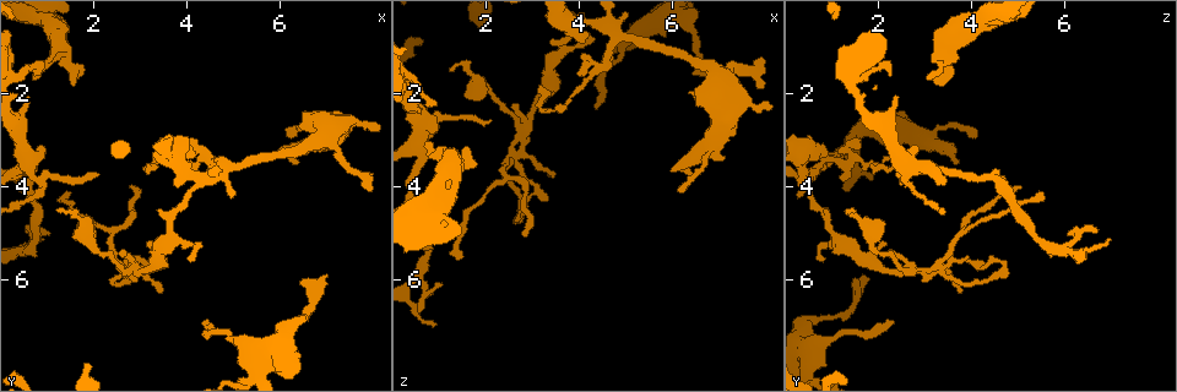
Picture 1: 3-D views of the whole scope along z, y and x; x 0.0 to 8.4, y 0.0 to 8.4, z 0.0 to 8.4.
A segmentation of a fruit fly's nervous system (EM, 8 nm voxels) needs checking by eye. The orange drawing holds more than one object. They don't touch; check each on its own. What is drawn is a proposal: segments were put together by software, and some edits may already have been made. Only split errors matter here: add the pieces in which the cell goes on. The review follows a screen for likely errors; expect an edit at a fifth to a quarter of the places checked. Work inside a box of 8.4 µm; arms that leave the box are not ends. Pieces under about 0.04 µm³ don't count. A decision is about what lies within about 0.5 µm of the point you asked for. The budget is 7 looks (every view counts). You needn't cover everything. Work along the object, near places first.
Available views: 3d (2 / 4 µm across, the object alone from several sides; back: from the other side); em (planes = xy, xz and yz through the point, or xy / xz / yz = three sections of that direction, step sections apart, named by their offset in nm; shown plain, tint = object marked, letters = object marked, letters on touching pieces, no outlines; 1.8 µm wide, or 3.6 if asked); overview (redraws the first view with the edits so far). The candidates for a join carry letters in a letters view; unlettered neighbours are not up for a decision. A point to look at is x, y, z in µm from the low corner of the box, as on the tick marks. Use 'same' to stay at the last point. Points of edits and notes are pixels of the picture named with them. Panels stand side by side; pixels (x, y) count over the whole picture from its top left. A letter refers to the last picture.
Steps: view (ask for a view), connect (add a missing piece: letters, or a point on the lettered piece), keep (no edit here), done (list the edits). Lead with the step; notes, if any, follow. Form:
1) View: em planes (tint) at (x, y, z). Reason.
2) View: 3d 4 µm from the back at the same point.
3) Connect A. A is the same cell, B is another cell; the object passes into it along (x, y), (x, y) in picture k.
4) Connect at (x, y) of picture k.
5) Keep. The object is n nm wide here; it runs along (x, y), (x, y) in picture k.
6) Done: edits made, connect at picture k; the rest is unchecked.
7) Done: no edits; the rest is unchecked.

View: 3d 4 µm at (6.75, 3.15, 3.20). Calibre changes.

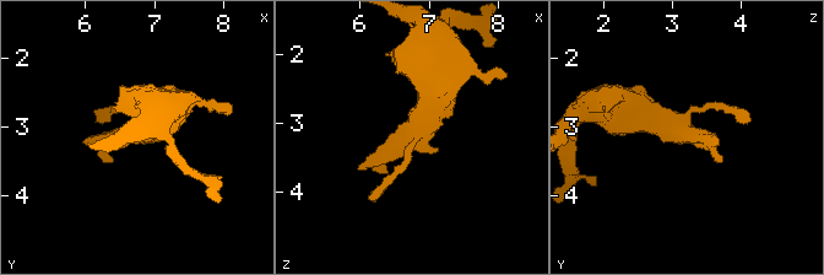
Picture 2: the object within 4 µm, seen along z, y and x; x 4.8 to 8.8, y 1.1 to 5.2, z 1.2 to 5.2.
View: em 3.6 µm planes (tint) at (6.75, 3.10, 3.15).

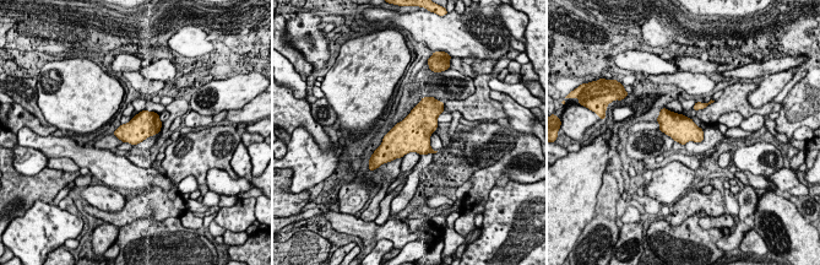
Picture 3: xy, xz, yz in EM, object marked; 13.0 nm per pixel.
View: em 3.6 µm planes (letters) at the same point. What lies round it.

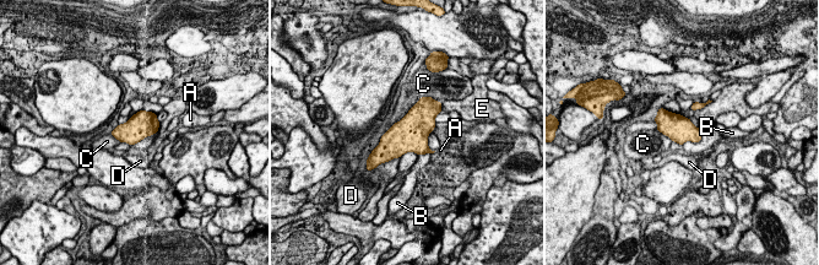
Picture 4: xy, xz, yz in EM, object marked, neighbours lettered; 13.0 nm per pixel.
Keep. The longest contact is with C, 700 nm; A, B, C, D and E are other cells; no lettered piece goes on from it.

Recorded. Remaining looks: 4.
View: 3d 4 µm at (7.00, 5.95, 1.65). An open end.

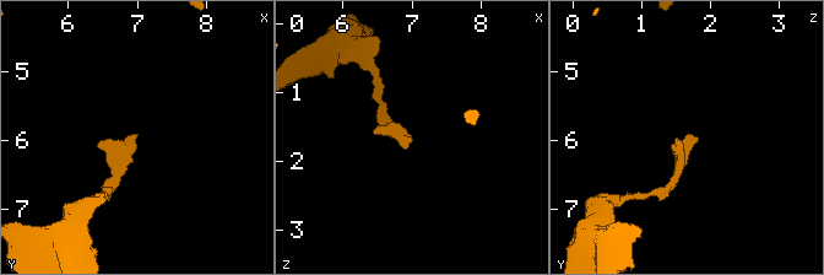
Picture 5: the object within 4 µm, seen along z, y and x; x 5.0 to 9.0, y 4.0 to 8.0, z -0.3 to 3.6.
View: em 3.6 µm xy step 8 (tint) at (7.00, 5.95, 1.65). Now the EM.

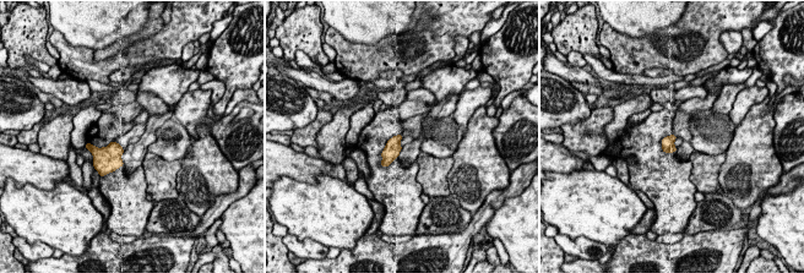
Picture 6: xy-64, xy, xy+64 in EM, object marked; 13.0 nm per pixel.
View: em 3.6 µm planes (letters) at the same point. Another direction.

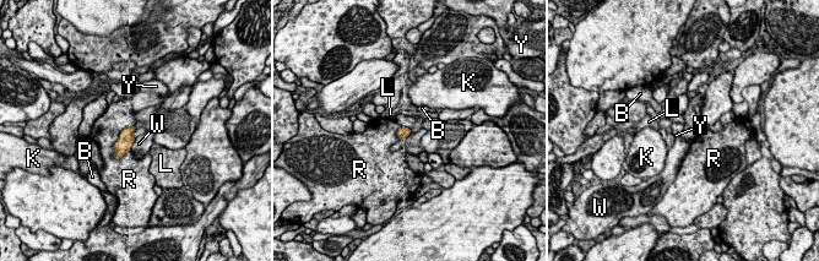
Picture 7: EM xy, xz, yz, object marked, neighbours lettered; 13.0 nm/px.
Keep. The longest contact is with R, 550 nm; B, K, L, R, W and Y are other cells; none of them fits.

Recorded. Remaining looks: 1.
View: em yz step 16 (letters) at (2.95, 5.75, 2.65). Four or more arms meet.

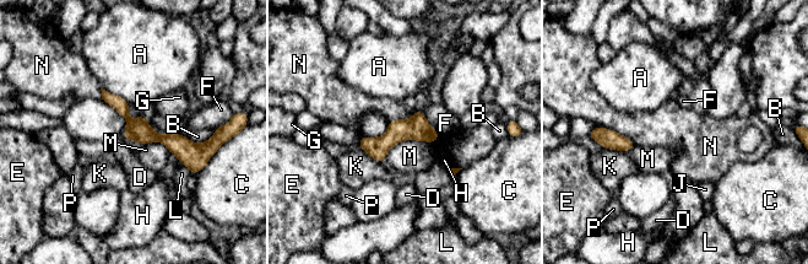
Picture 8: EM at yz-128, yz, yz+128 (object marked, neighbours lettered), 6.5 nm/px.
Keep. A, B, C, D, E, F, G, H, J, K, L, M, N and P are other cells; a border runs along (597, 125), (618, 132), (635, 145) in picture 8; no lettered piece goes on from it.

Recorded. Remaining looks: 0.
Done: no edits; the rest is unchecked.

